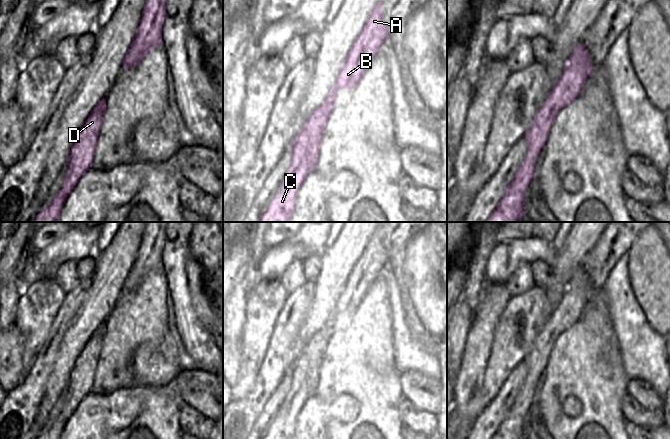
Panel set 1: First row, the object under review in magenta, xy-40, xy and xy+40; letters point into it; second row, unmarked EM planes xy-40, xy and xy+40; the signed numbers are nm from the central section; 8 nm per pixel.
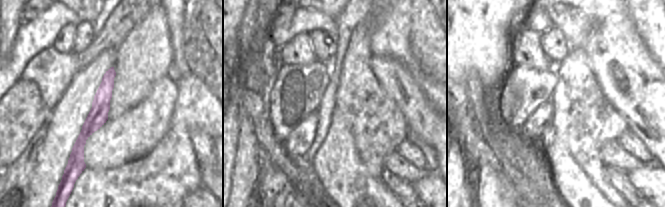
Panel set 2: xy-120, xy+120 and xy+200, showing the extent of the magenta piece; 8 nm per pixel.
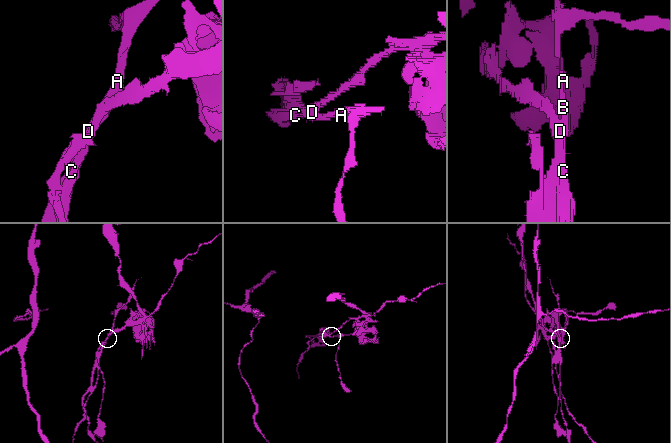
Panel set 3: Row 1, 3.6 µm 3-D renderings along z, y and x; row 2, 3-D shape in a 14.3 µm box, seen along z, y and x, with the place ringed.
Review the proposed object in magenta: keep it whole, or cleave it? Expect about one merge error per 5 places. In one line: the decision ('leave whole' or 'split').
split

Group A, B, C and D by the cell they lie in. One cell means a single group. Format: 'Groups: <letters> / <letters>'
Groups: A B C / D

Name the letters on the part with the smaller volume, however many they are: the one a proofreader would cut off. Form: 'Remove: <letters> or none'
Remove: A, B, C

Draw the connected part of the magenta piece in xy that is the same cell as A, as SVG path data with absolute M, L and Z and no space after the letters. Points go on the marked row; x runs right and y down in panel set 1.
M382 0L370 14L364 28L348 52L346 62L336 78L332 92L317 107L290 148L292 162L282 182L280 192L272 199L260 222L288 222L294 212L296 194L308 172L306 148L311 137L322 140L328 118L334 108L339 89L353 89L362 78L372 58L380 51L388 37L388 28L382 20Z

